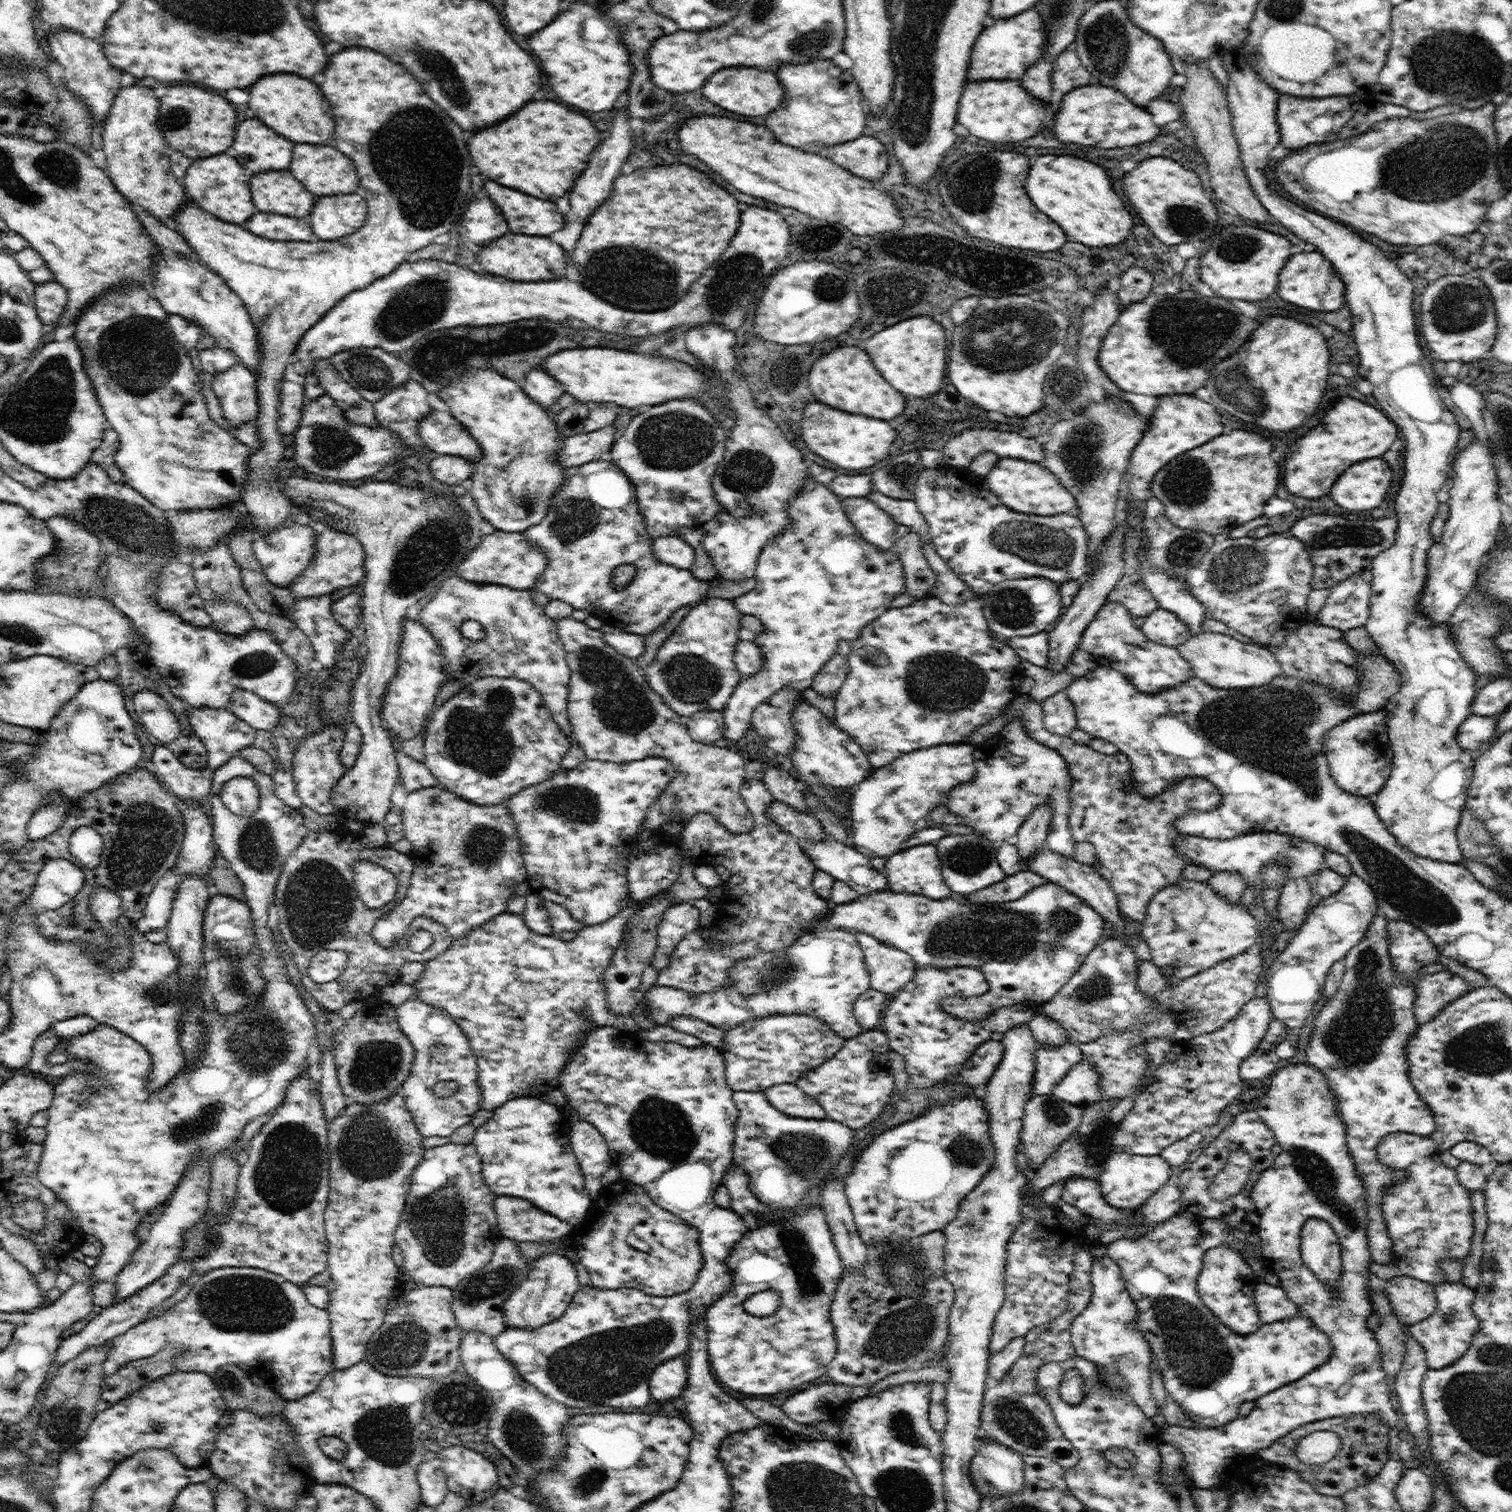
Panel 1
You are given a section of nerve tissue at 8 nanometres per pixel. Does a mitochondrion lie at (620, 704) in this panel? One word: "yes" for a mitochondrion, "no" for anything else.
yes

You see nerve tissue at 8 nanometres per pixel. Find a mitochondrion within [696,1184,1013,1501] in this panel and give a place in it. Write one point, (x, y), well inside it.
(904, 1335)

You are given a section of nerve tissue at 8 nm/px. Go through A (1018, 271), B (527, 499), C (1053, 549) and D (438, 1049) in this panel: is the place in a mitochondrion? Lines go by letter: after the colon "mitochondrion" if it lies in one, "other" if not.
A: other
B: mitochondrion
C: mitochondrion
D: mitochondrion

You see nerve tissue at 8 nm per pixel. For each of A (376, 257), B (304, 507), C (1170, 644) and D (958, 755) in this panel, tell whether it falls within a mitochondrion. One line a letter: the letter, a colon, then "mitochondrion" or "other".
A: other
B: other
C: other
D: other

